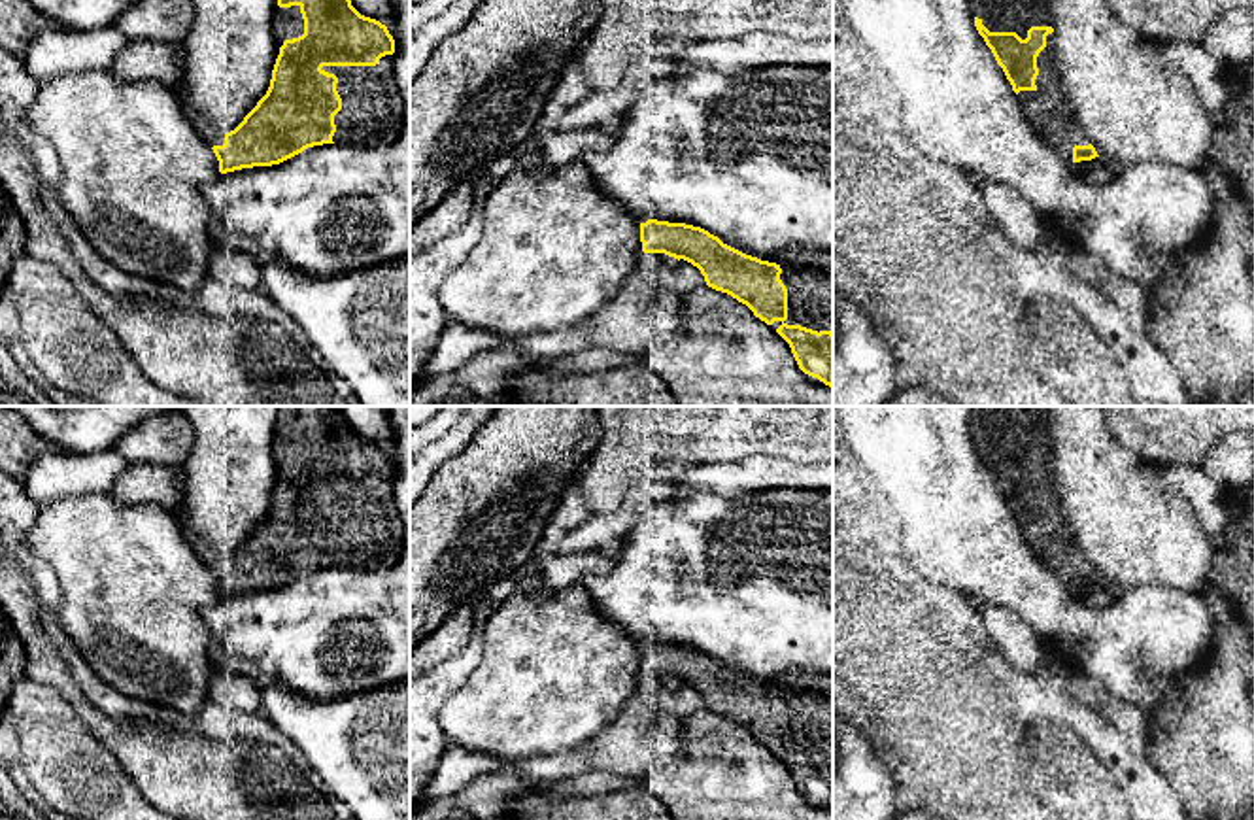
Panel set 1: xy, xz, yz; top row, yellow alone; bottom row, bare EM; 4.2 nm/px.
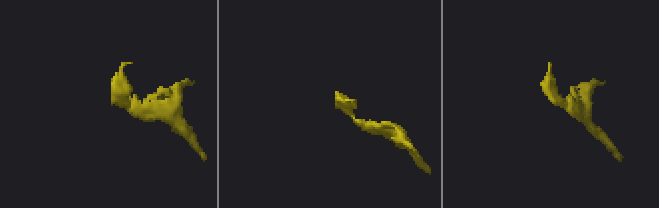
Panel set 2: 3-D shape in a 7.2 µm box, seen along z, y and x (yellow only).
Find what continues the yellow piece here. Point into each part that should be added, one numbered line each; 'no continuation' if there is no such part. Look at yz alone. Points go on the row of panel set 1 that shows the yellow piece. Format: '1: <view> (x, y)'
1: yz (998, 16)
2: yz (1047, 110)

